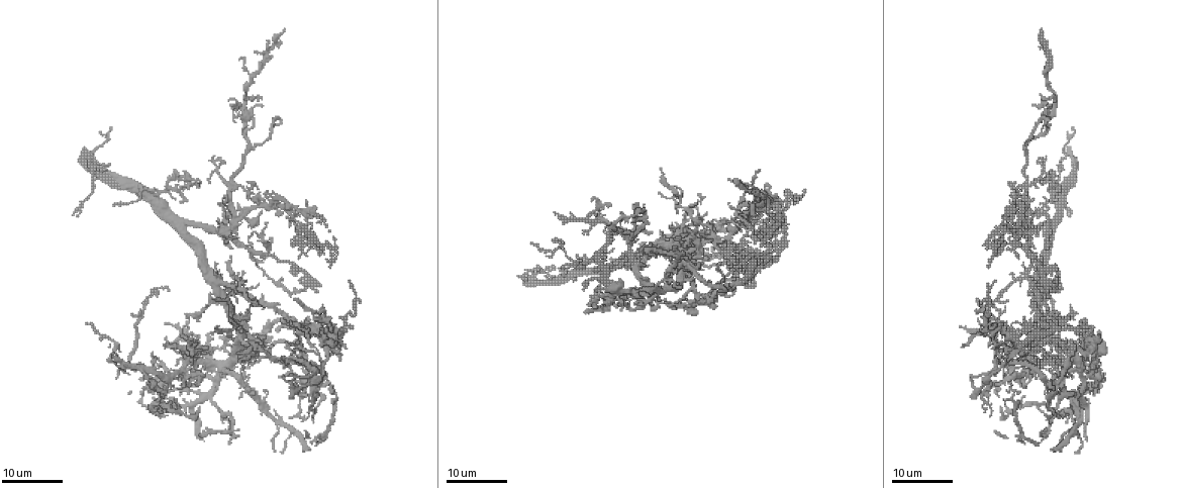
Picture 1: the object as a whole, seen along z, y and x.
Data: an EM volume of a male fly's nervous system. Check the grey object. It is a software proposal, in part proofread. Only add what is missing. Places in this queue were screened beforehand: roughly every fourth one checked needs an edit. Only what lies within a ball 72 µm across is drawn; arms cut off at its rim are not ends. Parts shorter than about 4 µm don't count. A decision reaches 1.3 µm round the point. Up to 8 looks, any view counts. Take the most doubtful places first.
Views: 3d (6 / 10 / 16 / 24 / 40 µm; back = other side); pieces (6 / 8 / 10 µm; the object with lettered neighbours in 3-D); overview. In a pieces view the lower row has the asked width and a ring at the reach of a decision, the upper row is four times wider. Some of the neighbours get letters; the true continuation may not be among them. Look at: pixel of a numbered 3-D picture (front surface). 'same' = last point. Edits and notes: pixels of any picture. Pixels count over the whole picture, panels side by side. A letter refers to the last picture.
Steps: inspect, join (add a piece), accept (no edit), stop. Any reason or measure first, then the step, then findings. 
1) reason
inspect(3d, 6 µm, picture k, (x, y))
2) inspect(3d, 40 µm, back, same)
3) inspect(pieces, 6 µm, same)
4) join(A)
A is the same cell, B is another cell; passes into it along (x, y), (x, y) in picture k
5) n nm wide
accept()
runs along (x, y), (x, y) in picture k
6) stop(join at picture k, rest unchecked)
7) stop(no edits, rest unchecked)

tapers out
inspect(3d, 24 µm, picture 1, (691, 277))

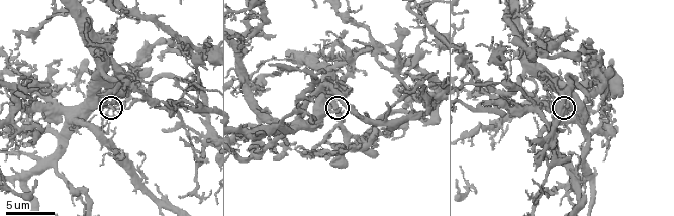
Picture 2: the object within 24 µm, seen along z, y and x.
inspect(pieces, 10 µm, picture 2, (113, 107))

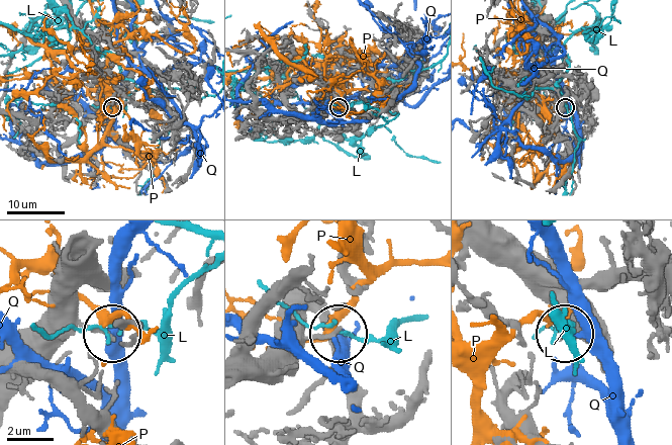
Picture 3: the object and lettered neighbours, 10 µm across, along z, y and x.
accept()
L, P and Q are other cells; runs along (67, 261), (75, 313), (111, 334) in picture 3; no lettered piece goes on from it

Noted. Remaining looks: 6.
thin end
inspect(3d, 16 µm, picture 1, (116, 205))

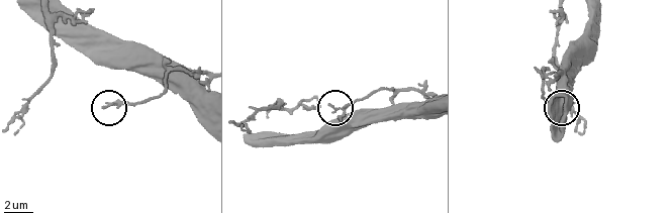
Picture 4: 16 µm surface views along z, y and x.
inspect(pieces, 10 µm, picture 4, (103, 106))

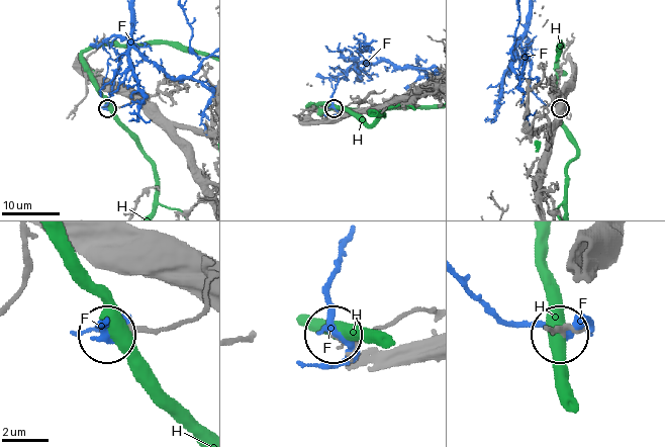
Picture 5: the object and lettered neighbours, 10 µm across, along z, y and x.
150 nm wide
accept()
F and H are other cells; runs along (201, 309), (167, 328), (110, 331) in picture 5; none of them fits

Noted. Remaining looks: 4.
free end
inspect(pieces, 6 µm, picture 2, (271, 36))

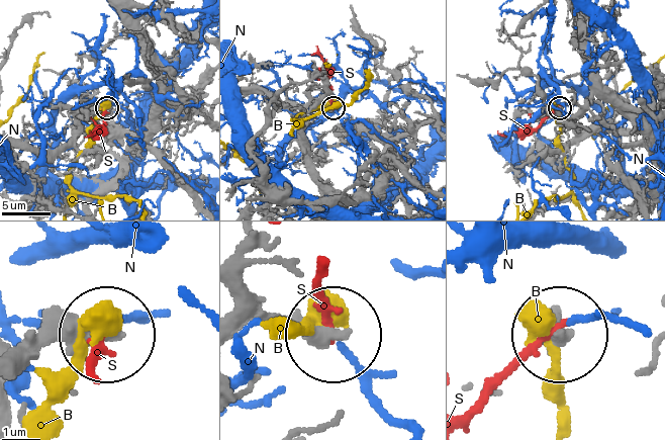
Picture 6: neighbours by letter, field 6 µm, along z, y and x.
accept()
B, N and S are other cells; no lettered piece goes on from it

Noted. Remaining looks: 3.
free end
inspect(3d, 6 µm, picture 2, (467, 11))

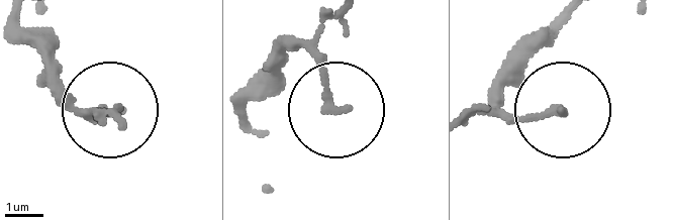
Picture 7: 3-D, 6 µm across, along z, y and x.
inspect(pieces, 10 µm, picture 7, (345, 110))

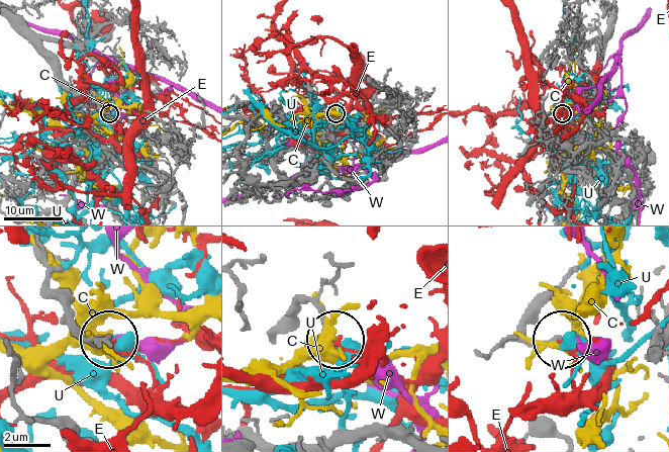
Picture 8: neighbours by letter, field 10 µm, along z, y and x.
accept()
C, E, U and W are other cells; runs along (276, 340), (307, 304), (332, 338) in picture 8; no lettered piece goes on from it

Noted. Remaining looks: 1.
stop(no edits, rest unchecked)

